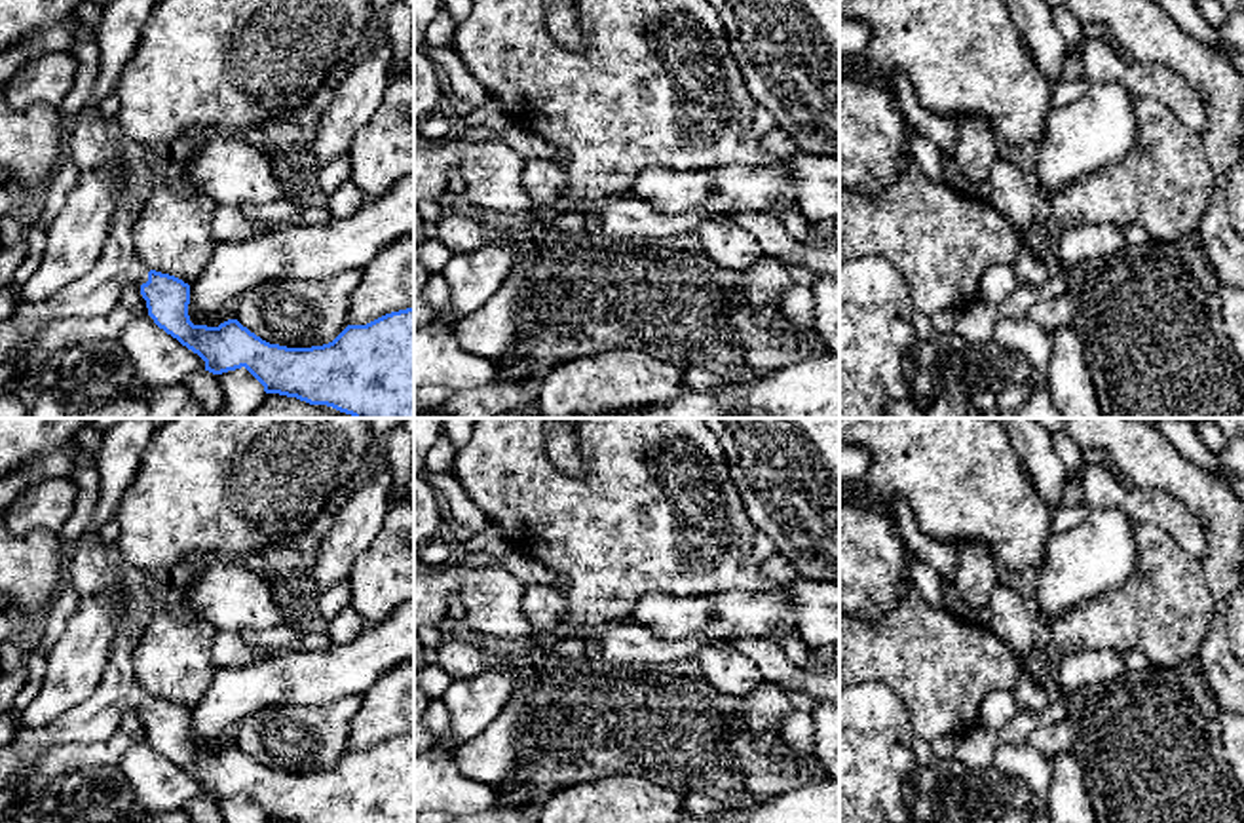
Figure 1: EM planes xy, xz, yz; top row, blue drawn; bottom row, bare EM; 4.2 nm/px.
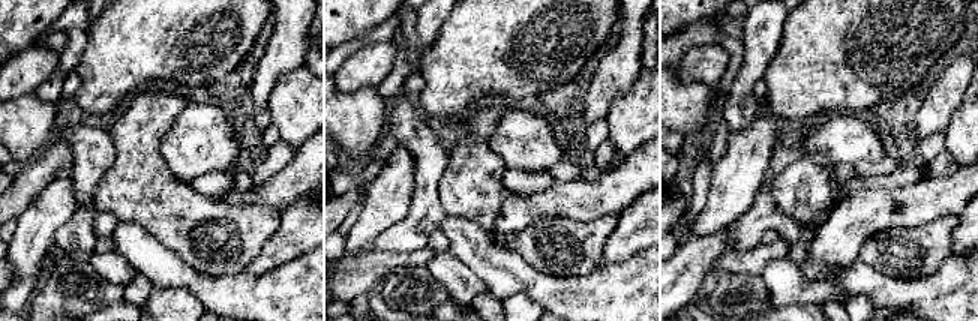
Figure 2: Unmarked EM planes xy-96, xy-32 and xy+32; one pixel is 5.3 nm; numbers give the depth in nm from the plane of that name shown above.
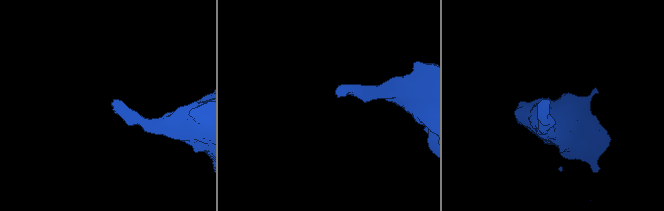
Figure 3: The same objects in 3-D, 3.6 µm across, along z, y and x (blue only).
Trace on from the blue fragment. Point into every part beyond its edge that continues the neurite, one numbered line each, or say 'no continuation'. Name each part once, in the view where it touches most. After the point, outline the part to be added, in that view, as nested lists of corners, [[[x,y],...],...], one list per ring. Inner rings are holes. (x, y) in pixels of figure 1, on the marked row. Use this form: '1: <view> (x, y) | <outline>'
1: xy (94, 145) | [[[112,0],[103,8],[95,29],[101,55],[99,76],[85,106],[74,118],[68,156],[80,171],[110,171],[118,181],[116,211],[93,270],[46,300],[17,304],[15,314],[0,323],[0,395],[6,386],[21,380],[17,357],[32,344],[40,327],[59,317],[108,314],[120,304],[125,287],[141,291],[141,285],[148,281],[150,270],[141,262],[131,241],[141,200],[120,162],[120,133],[114,122],[99,114],[99,105],[104,97],[116,95],[120,74],[139,48],[142,27],[154,6],[154,0]]]

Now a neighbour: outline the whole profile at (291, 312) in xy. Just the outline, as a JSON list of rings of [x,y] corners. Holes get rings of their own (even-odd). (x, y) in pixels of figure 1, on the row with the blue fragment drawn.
[[[346,270],[321,281],[266,281],[239,298],[236,319],[270,344],[323,346],[348,327],[361,279],[363,270]]]

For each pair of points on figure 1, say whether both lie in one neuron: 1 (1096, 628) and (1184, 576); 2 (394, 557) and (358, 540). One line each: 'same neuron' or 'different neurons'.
1: same neuron
2: different neurons

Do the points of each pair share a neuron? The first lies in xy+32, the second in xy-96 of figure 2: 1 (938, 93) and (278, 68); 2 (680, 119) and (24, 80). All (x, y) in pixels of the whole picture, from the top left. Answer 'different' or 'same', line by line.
1: same
2: different

